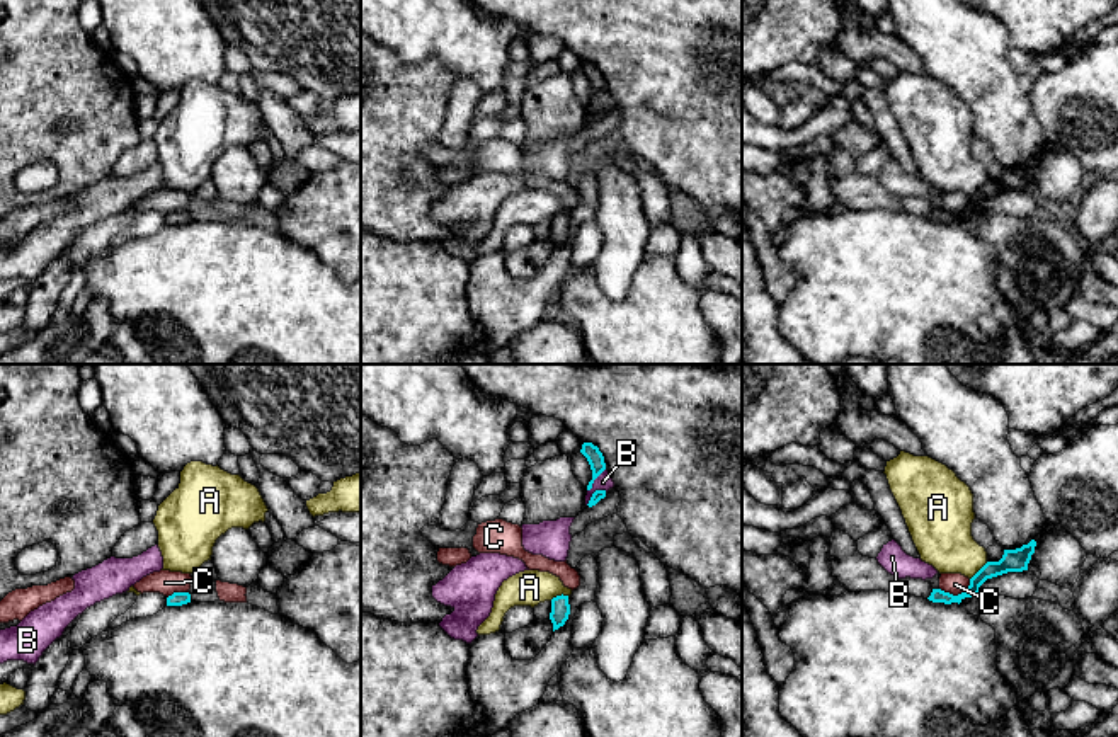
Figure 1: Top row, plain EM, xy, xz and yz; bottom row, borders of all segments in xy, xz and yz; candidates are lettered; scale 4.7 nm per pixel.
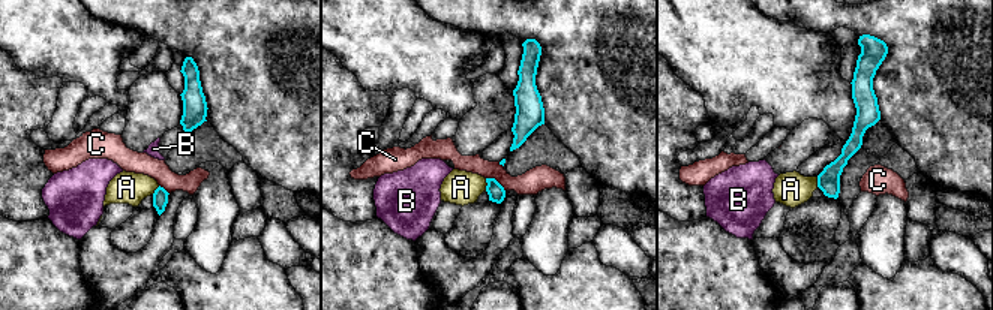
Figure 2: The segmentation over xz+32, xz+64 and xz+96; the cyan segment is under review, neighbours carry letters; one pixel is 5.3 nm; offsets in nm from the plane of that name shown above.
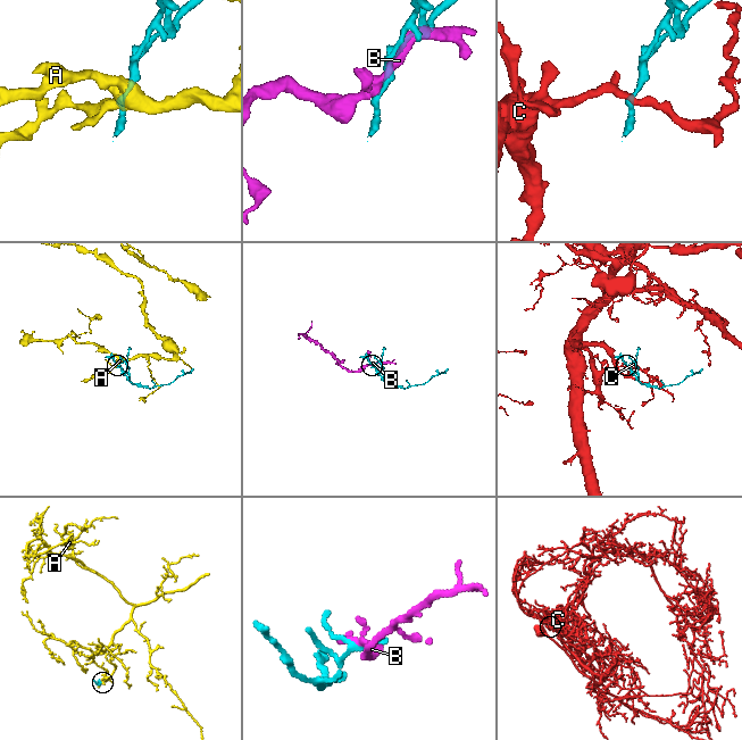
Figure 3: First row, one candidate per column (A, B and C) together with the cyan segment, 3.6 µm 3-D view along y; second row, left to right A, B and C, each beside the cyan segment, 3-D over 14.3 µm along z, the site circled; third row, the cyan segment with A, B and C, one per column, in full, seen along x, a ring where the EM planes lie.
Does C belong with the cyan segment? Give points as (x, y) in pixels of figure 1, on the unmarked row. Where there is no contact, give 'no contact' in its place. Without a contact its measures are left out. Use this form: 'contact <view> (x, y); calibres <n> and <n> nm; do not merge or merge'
contact yz (958, 213); calibres 80 and 100 nm; do not merge

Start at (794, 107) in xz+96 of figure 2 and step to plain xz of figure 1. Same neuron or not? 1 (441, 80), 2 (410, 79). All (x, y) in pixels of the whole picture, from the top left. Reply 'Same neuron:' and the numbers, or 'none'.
Same neuron: none

